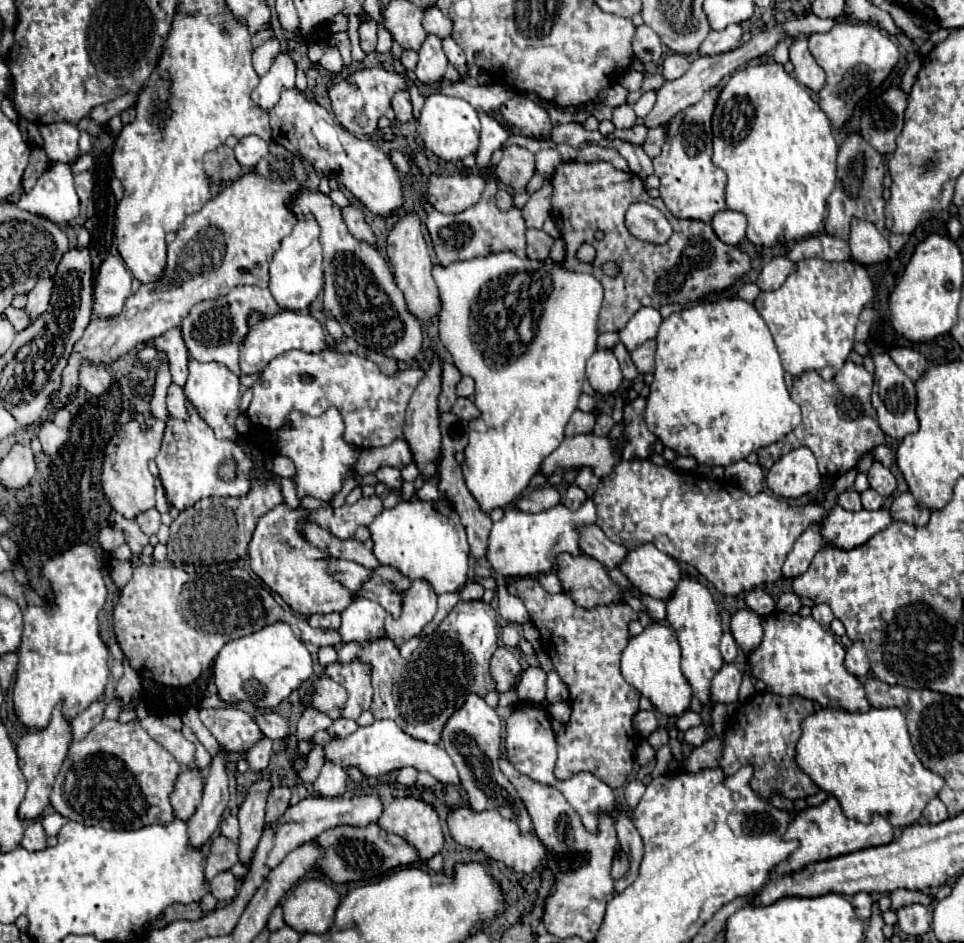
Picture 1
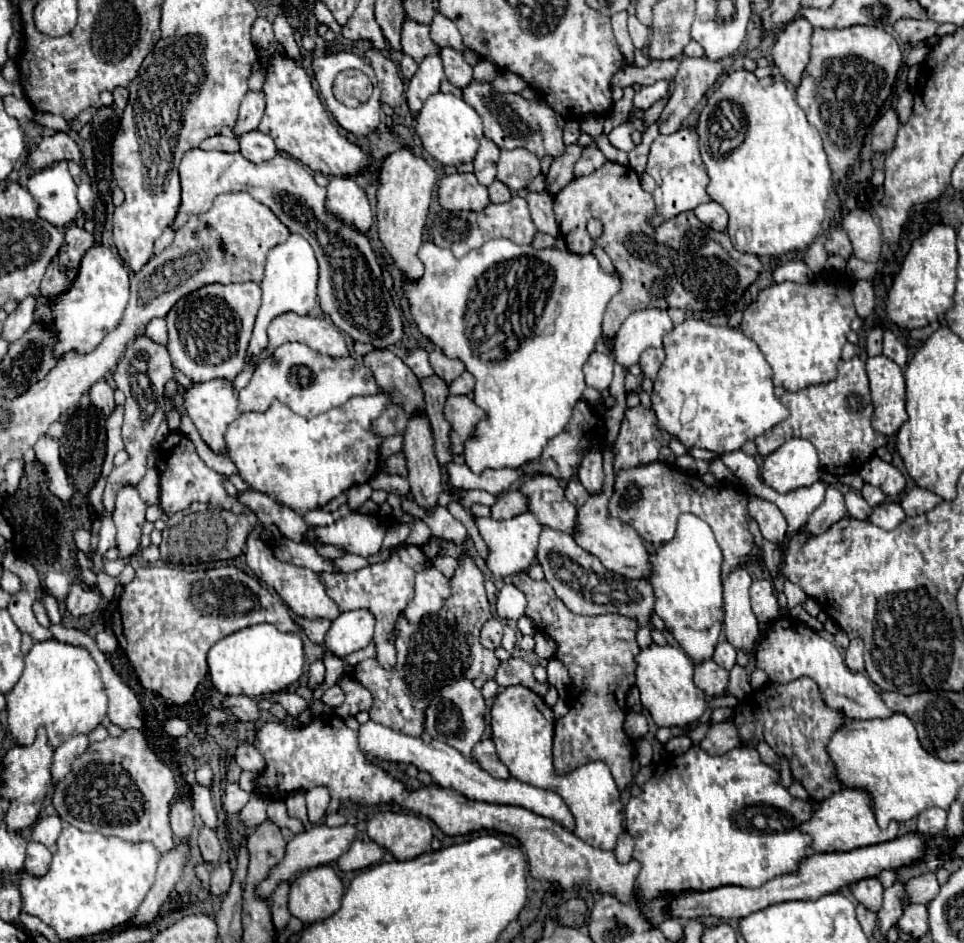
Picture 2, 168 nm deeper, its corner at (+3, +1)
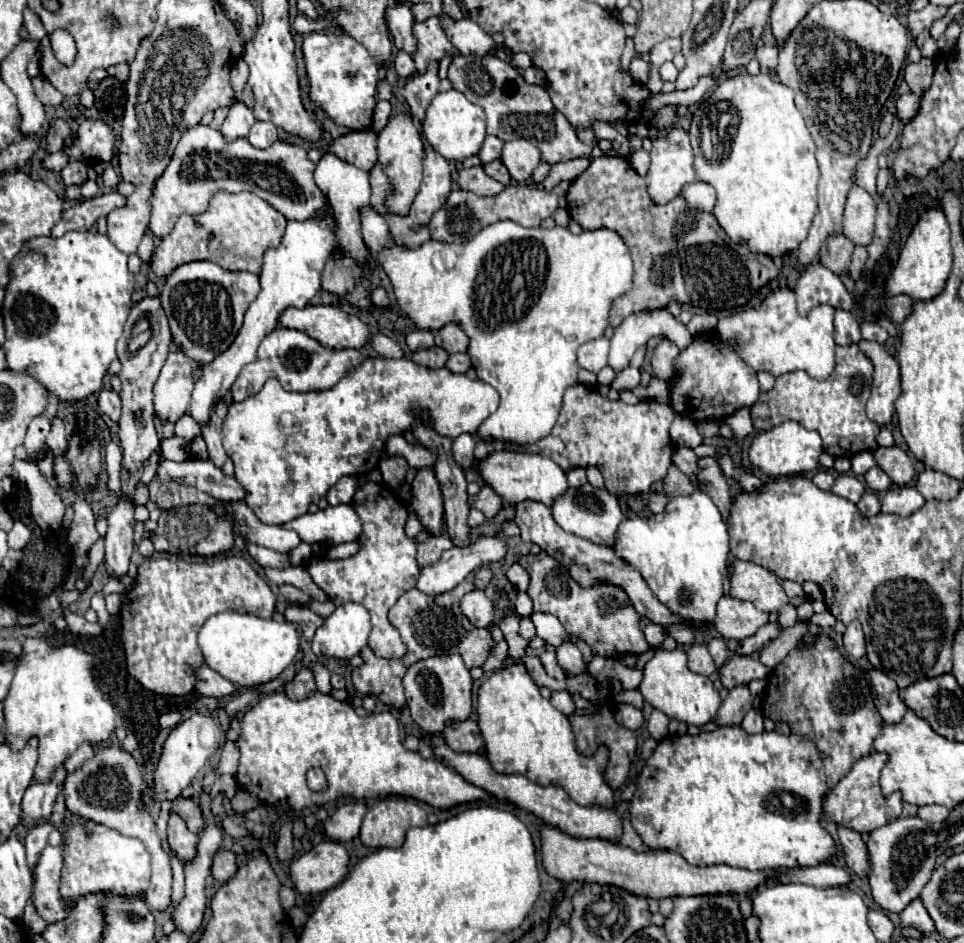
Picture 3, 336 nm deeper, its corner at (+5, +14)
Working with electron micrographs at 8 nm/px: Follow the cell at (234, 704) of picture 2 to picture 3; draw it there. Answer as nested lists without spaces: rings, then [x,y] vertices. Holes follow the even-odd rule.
[[[202,665],[198,669],[198,675],[196,675],[196,691],[206,695],[206,697],[222,699],[222,697],[234,695],[236,685],[232,681],[224,679],[222,675],[218,675],[216,671],[212,671],[208,665]]]

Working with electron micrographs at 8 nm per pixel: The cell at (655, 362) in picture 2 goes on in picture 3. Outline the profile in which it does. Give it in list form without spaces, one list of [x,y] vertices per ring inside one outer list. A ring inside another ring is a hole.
[[[664,339],[656,345],[656,349],[652,351],[652,369],[654,369],[654,375],[658,379],[670,379],[672,377],[672,373],[674,373],[672,361],[678,353],[680,353],[680,349],[674,343],[670,345],[668,339]]]

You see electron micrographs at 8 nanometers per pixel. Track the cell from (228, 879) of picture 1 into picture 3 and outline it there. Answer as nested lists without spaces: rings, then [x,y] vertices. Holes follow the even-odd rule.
[[[220,849],[216,851],[214,859],[212,859],[212,877],[220,883],[228,881],[234,873],[236,873],[238,865],[236,865],[236,855],[232,851]]]

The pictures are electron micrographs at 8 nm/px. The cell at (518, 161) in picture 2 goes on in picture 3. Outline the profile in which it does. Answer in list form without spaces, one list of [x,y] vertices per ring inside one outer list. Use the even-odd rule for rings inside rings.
[[[514,139],[514,141],[506,141],[502,147],[502,157],[500,161],[506,165],[506,169],[510,171],[510,177],[524,185],[528,183],[532,171],[536,169],[536,165],[540,163],[540,151],[536,145],[528,143],[526,139]]]

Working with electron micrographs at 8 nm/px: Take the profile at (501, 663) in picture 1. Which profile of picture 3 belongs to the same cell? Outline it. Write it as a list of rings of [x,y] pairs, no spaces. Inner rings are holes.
[[[480,589],[466,593],[460,601],[460,609],[470,619],[470,623],[476,627],[490,629],[494,625],[494,619],[496,619],[494,603]]]

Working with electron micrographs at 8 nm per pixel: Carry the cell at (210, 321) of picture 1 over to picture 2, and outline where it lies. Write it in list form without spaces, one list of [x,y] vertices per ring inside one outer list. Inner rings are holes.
[[[254,282],[226,286],[206,284],[180,298],[166,316],[168,352],[174,366],[194,382],[206,382],[214,378],[226,378],[232,382],[244,368],[246,342],[250,340],[258,306],[260,286]]]

